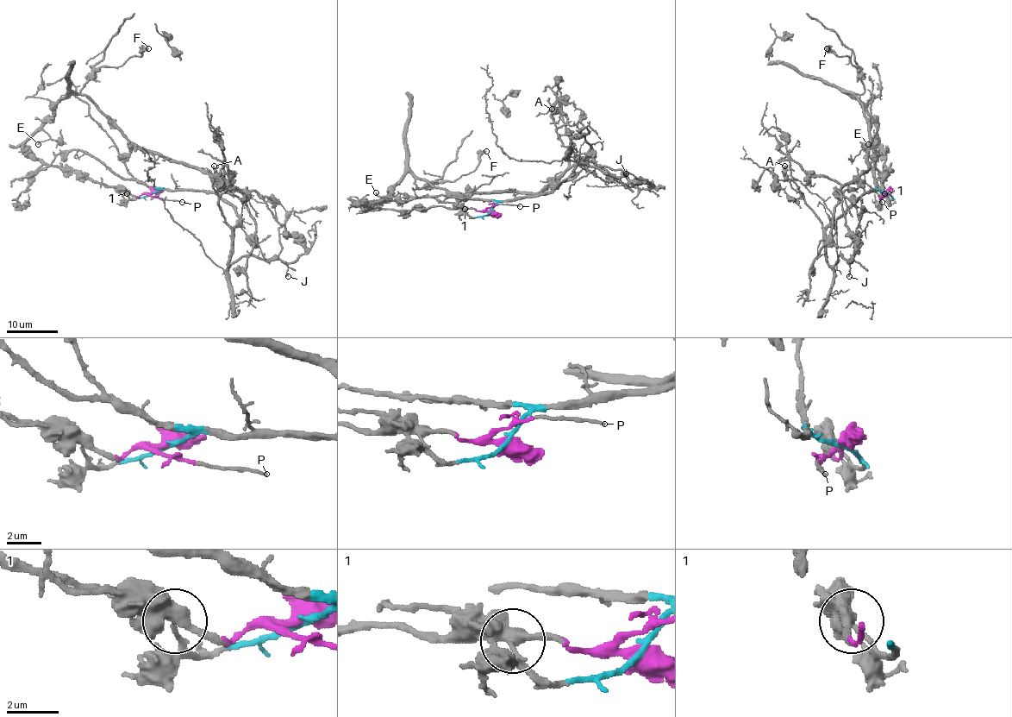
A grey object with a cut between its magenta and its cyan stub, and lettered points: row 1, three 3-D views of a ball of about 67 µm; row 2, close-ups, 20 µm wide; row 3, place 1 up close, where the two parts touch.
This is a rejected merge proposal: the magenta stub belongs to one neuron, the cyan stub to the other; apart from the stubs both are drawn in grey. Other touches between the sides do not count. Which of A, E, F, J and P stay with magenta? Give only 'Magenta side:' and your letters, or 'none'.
Magenta side: E, F, P

